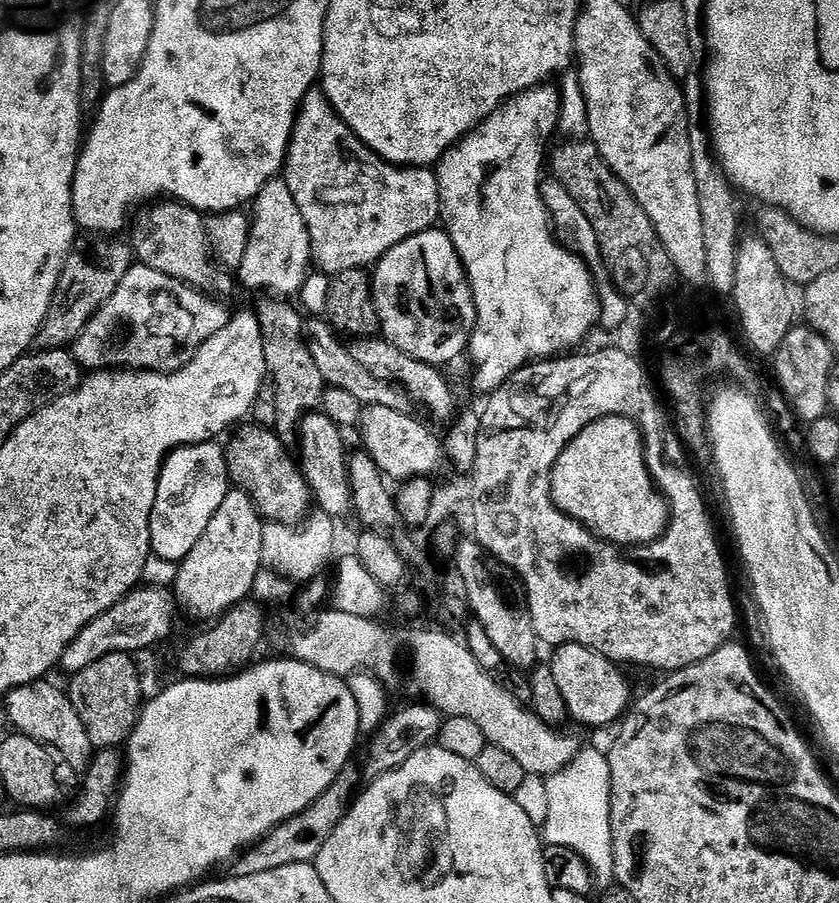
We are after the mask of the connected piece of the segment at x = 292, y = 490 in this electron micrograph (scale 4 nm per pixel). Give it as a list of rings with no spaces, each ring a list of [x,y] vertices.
[[[251,424],[244,426],[249,428],[241,427],[235,433],[237,436],[227,441],[226,455],[231,483],[251,498],[265,521],[299,525],[308,516],[313,503],[303,471],[293,457],[292,460],[288,457],[289,449],[271,427],[259,428]]]

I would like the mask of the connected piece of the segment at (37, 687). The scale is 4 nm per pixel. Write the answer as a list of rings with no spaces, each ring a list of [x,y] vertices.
[[[47,679],[35,680],[32,684],[18,686],[8,693],[6,705],[9,725],[19,735],[29,736],[31,740],[47,746],[70,767],[87,769],[92,763],[94,749],[86,734],[86,726],[82,726],[82,718],[78,718],[78,710],[72,705],[67,691],[48,683]]]

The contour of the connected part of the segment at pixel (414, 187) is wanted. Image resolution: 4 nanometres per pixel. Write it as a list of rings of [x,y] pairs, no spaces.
[[[320,90],[308,92],[300,103],[282,177],[289,184],[290,193],[305,219],[305,226],[312,239],[312,260],[321,273],[367,269],[379,262],[394,246],[406,242],[406,238],[435,227],[441,217],[441,194],[435,171],[429,167],[406,168],[389,164],[377,152],[371,152],[352,133],[348,123],[332,109],[331,102]]]

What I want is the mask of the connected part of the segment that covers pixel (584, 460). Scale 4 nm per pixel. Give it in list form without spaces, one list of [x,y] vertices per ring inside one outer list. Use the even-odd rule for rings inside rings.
[[[604,416],[586,426],[568,443],[551,472],[551,500],[560,512],[567,514],[604,543],[618,548],[649,545],[664,535],[671,513],[668,501],[656,487],[646,462],[645,438],[639,423],[628,416]]]

